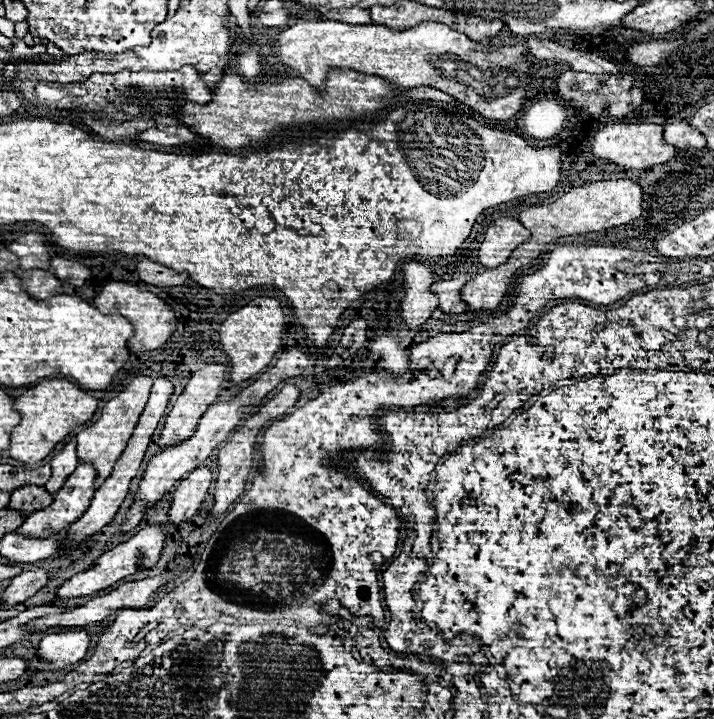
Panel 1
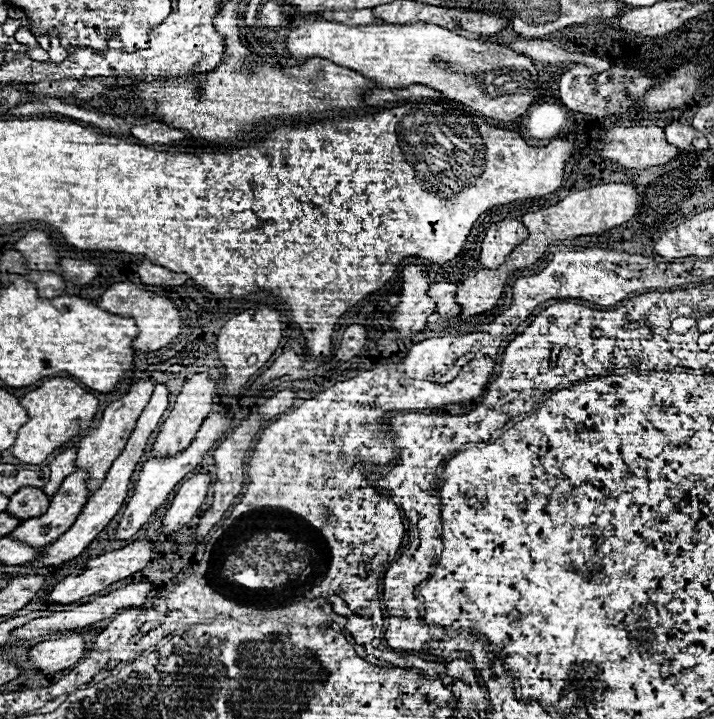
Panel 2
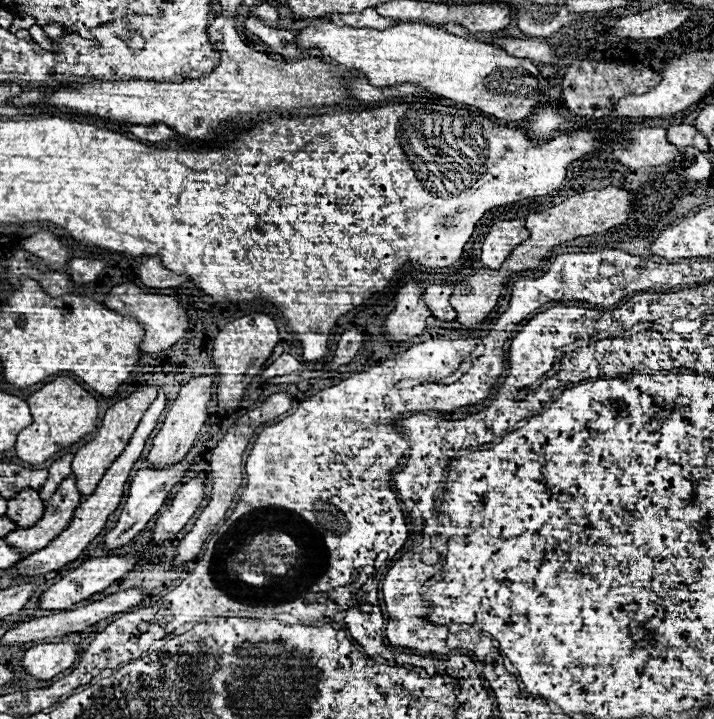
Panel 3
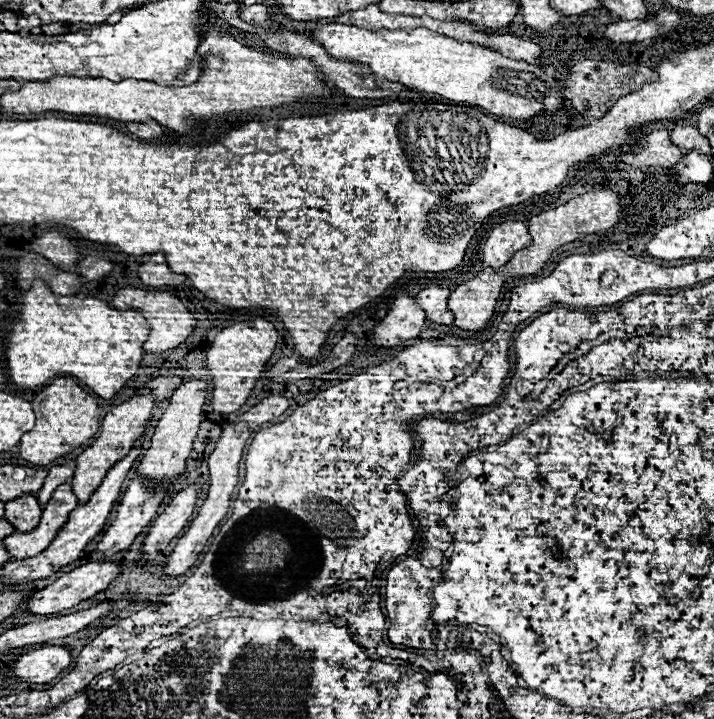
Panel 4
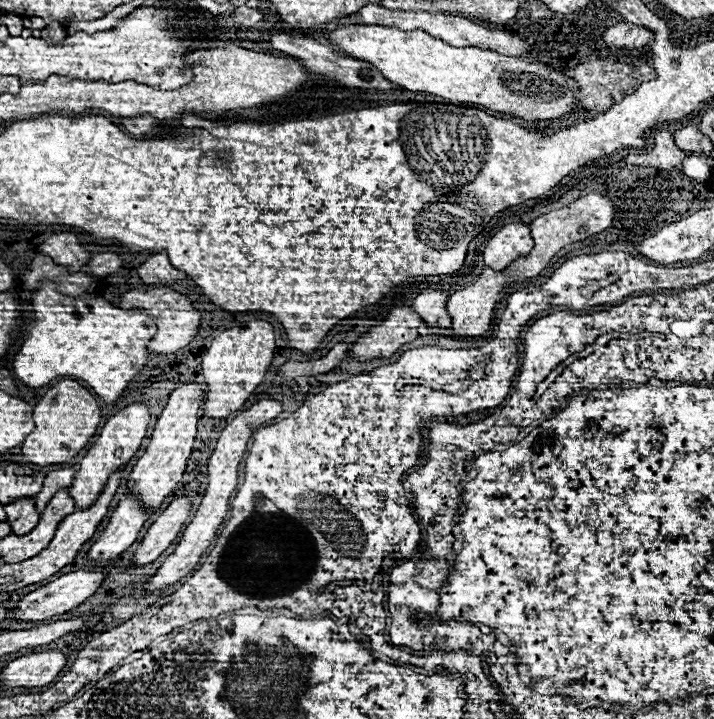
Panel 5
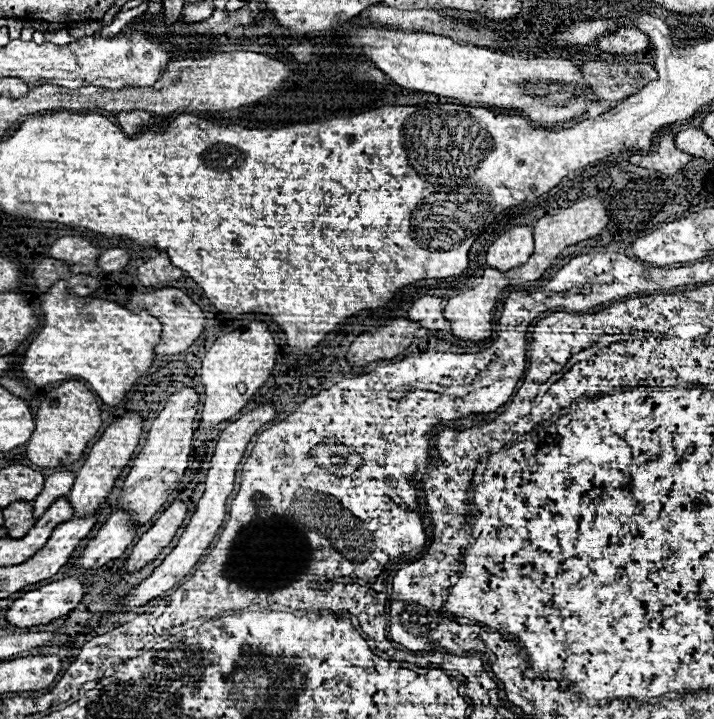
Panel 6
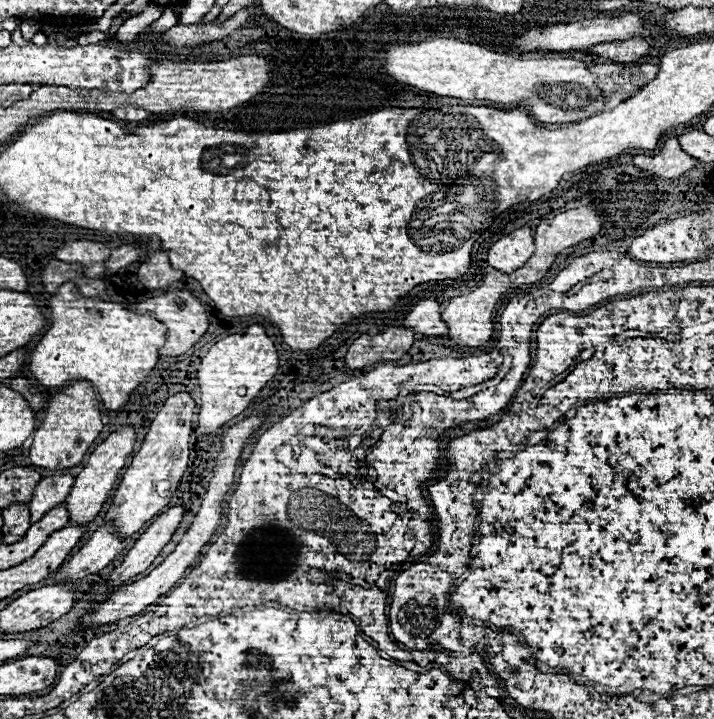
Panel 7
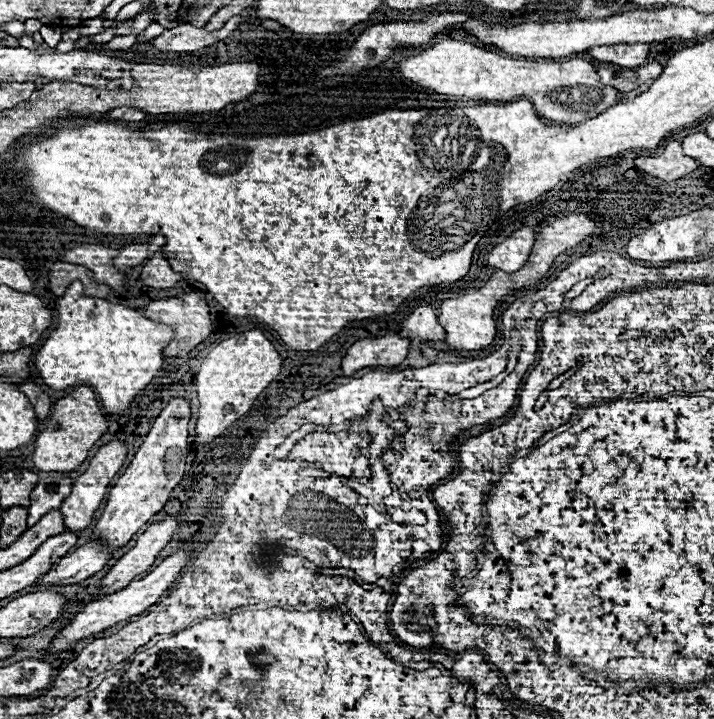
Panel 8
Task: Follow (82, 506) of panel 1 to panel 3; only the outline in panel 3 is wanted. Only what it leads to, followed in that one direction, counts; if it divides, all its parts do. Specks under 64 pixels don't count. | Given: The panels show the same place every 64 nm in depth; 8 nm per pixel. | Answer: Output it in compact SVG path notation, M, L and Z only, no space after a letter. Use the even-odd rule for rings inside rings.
M68 476L56 490L56 494L48 500L44 516L30 528L18 528L10 532L4 540L14 544L14 548L22 548L22 552L34 554L38 548L46 548L54 536L64 532L66 524L74 516L78 504L82 502L82 494L76 488L76 478Z

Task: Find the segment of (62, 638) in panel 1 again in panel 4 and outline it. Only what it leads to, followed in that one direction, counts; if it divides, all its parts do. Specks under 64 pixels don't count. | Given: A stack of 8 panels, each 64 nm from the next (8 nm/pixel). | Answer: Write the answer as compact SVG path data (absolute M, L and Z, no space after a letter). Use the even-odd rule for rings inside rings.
M42 646L20 656L12 668L12 676L30 684L48 684L64 668L72 664L70 648L66 646Z

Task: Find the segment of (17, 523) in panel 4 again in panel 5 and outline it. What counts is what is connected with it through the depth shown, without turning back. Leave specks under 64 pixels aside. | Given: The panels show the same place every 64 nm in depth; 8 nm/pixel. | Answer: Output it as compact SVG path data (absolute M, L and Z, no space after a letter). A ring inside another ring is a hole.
M20 498L4 506L6 522L12 526L14 534L26 534L36 528L38 524L38 510L34 498Z

